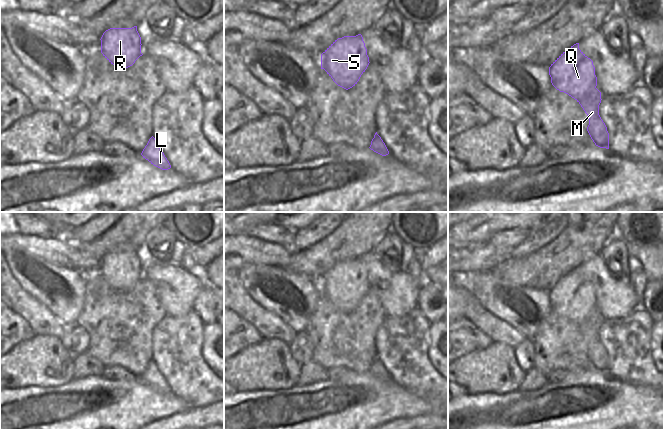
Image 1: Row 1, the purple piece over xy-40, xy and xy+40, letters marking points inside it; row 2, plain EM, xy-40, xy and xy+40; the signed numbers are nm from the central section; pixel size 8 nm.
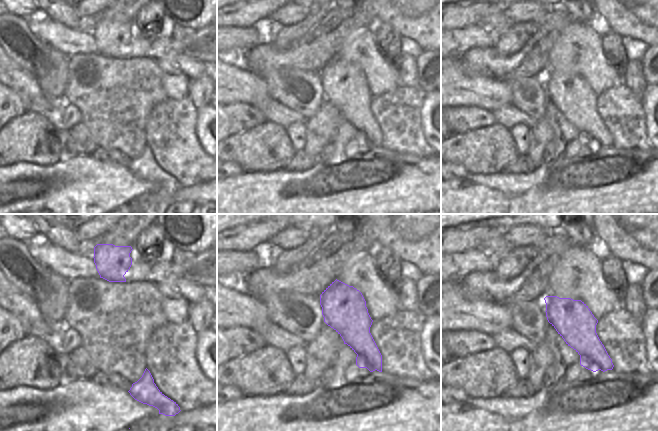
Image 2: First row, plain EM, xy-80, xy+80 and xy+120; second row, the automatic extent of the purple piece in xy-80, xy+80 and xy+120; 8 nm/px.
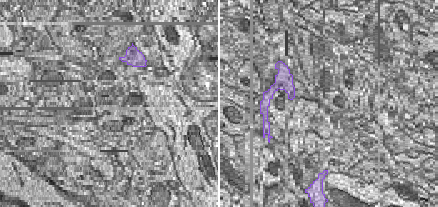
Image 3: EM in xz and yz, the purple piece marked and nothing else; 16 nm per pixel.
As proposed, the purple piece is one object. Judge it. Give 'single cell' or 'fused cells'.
fused cells

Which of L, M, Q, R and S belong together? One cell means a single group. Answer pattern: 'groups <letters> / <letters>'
groups L / M Q R S

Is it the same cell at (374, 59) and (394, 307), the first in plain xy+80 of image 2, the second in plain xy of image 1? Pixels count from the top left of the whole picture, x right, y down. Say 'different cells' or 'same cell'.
same cell

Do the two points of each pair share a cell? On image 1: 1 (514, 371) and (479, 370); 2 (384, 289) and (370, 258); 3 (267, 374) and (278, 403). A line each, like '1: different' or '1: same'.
1: same
2: same
3: different

